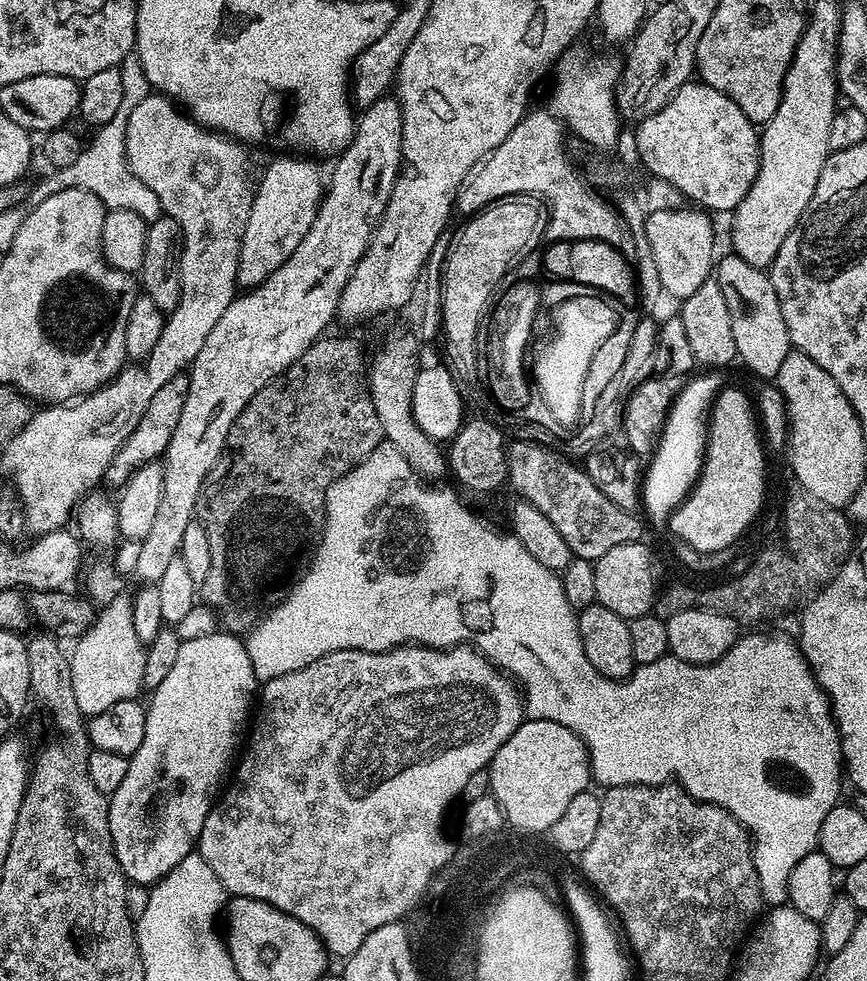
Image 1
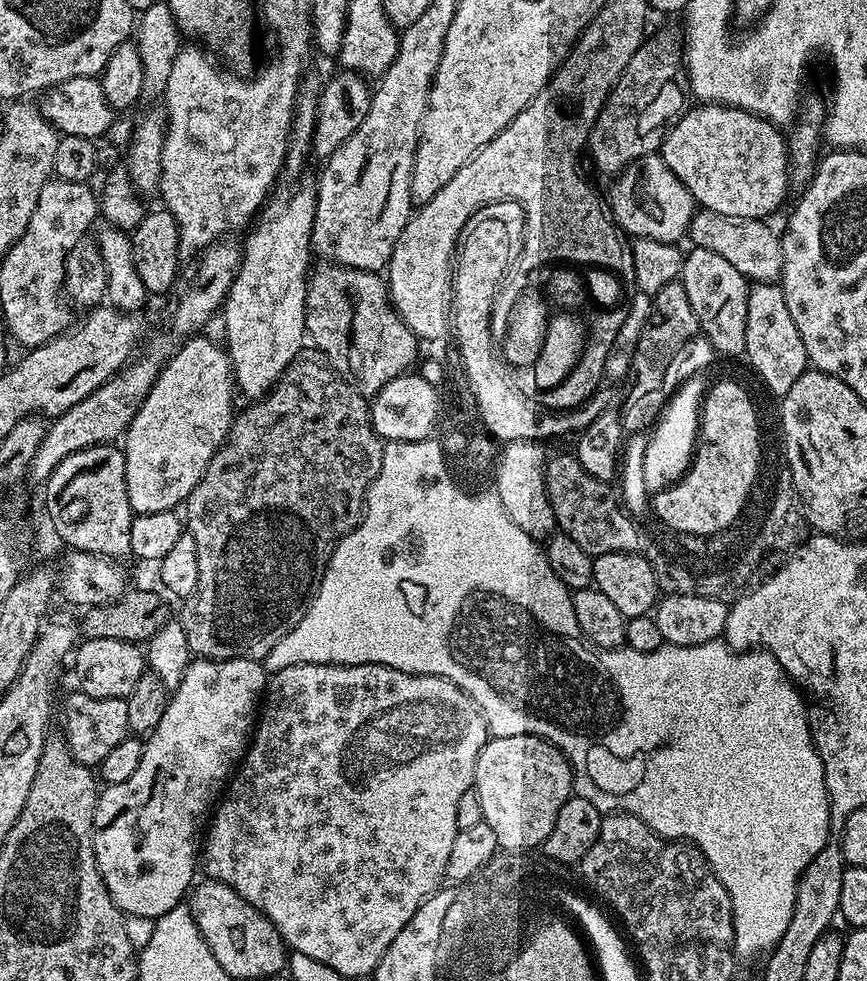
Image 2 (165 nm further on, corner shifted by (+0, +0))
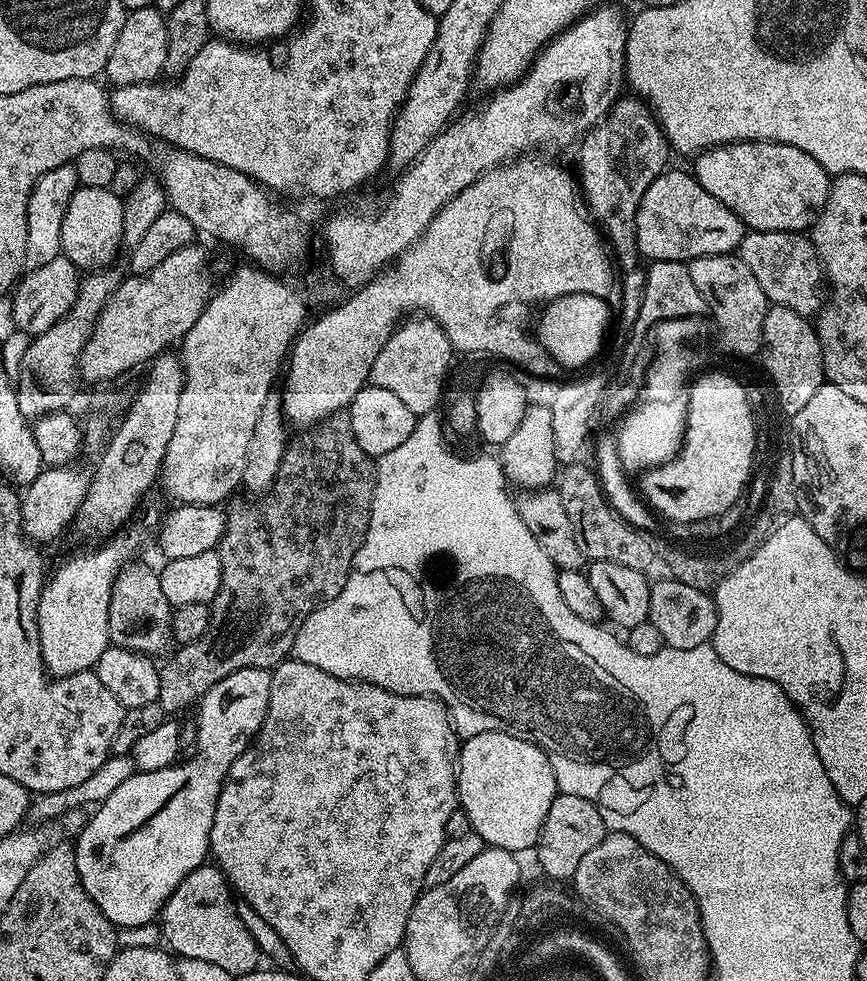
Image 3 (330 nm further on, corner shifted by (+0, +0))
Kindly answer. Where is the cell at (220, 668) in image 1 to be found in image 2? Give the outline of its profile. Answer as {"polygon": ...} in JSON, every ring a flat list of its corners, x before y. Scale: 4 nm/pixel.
{"polygon":[[193,659,189,663,182,682,171,693,166,706,166,714,162,714,162,722,158,722,158,726,153,732,147,733,144,740,142,762,138,762,138,770,134,770,134,774,130,774,130,778,126,778,126,782,109,784,99,793,94,822,92,823,94,858,98,862,98,870,102,874,102,882,106,882,106,890,110,894,110,898,119,906,125,916,150,916,155,918,177,907,189,895,194,884,192,875,195,874,196,868,198,872,198,857,202,852,202,837,205,835,206,825,209,823,230,777,237,771,240,761,244,759,244,754,248,750,250,737,253,735,254,725,258,720,258,709,261,707,262,693,265,688,266,673,261,661]]}

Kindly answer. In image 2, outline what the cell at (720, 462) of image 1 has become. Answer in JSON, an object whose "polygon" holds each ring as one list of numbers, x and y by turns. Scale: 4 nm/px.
{"polygon":[[720,380,707,389,702,401,698,443,687,472,675,484,651,497,651,511,656,511,666,527,682,530,684,534,709,536,733,527,741,519,740,504,749,503,750,489,757,483,761,468,762,443,756,408,738,381]]}

